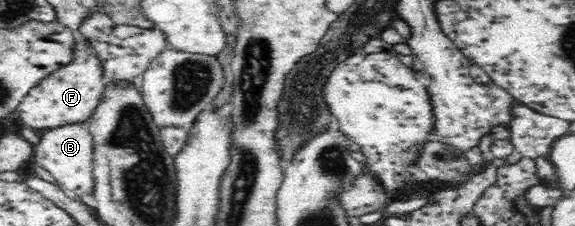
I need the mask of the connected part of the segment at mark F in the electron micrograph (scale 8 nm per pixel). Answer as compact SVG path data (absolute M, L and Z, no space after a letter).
M77 35L77 51L75 61L65 66L60 72L44 79L39 87L34 87L18 107L17 122L21 126L40 134L42 131L51 131L68 125L85 125L88 119L95 115L96 109L101 105L104 97L104 73L96 53L86 42L86 38Z

